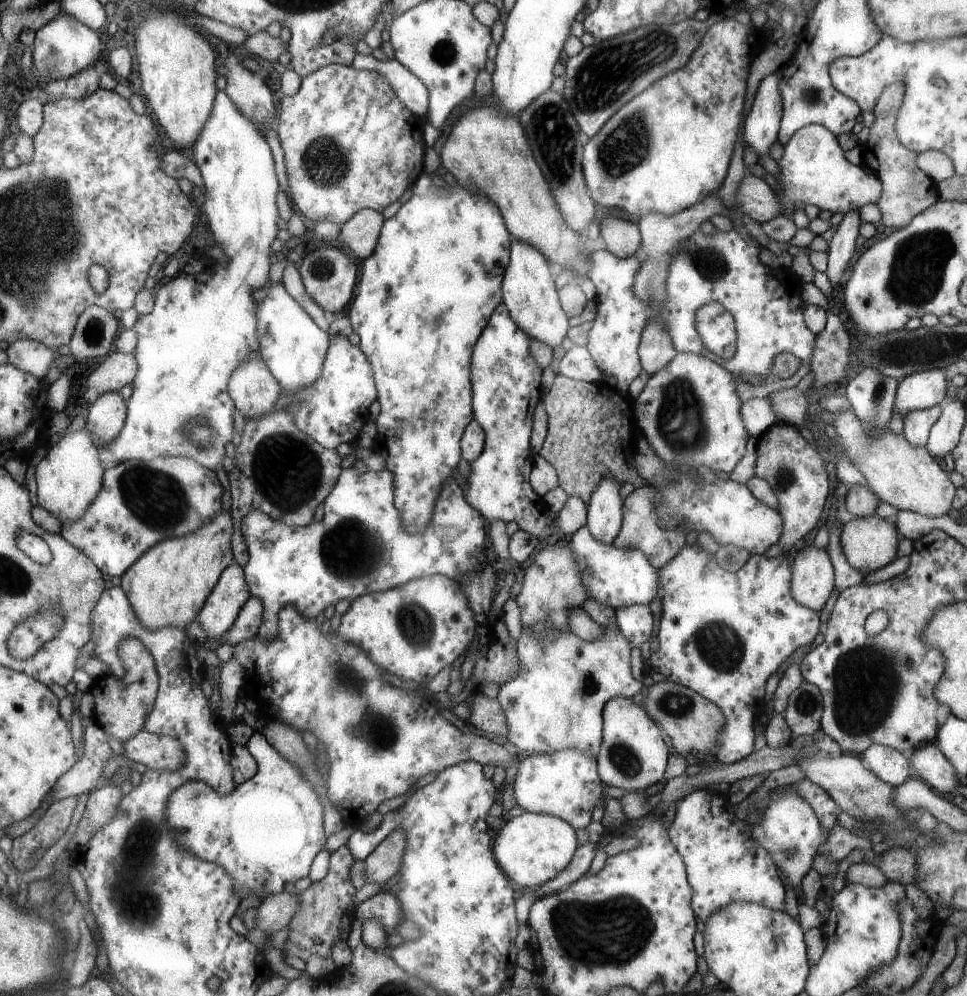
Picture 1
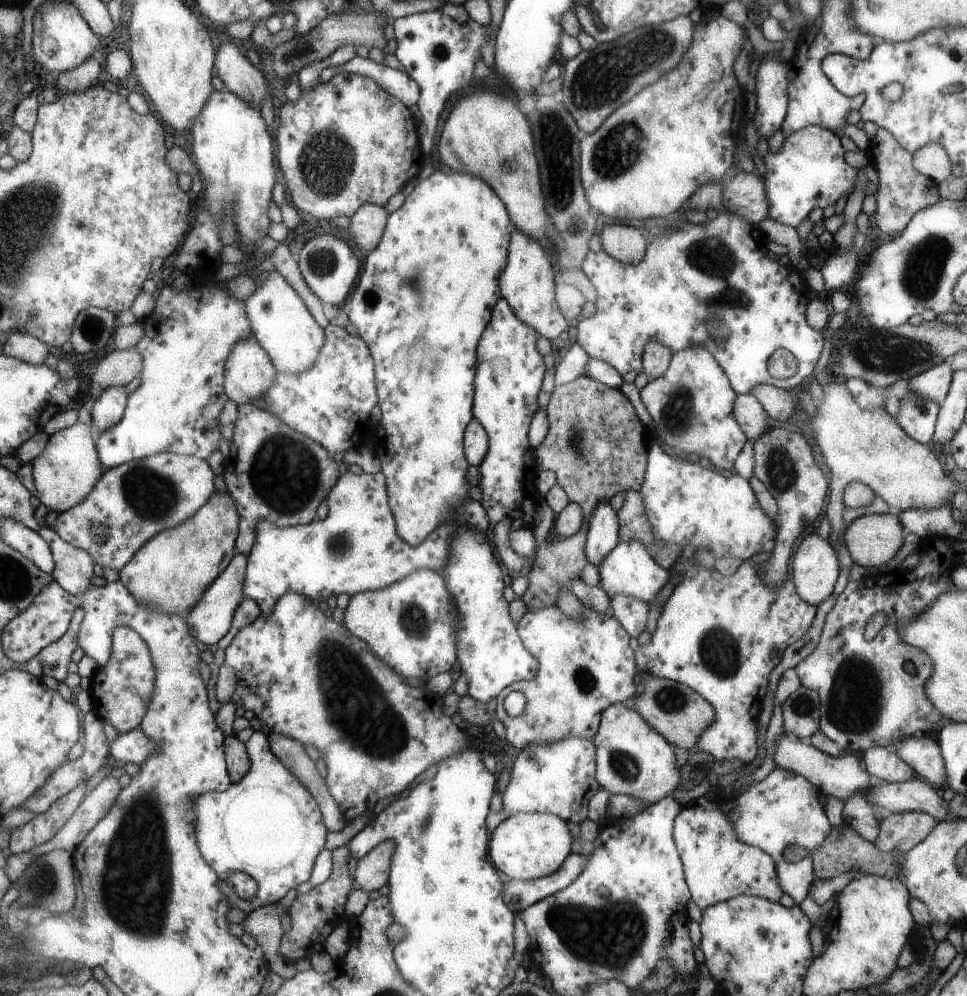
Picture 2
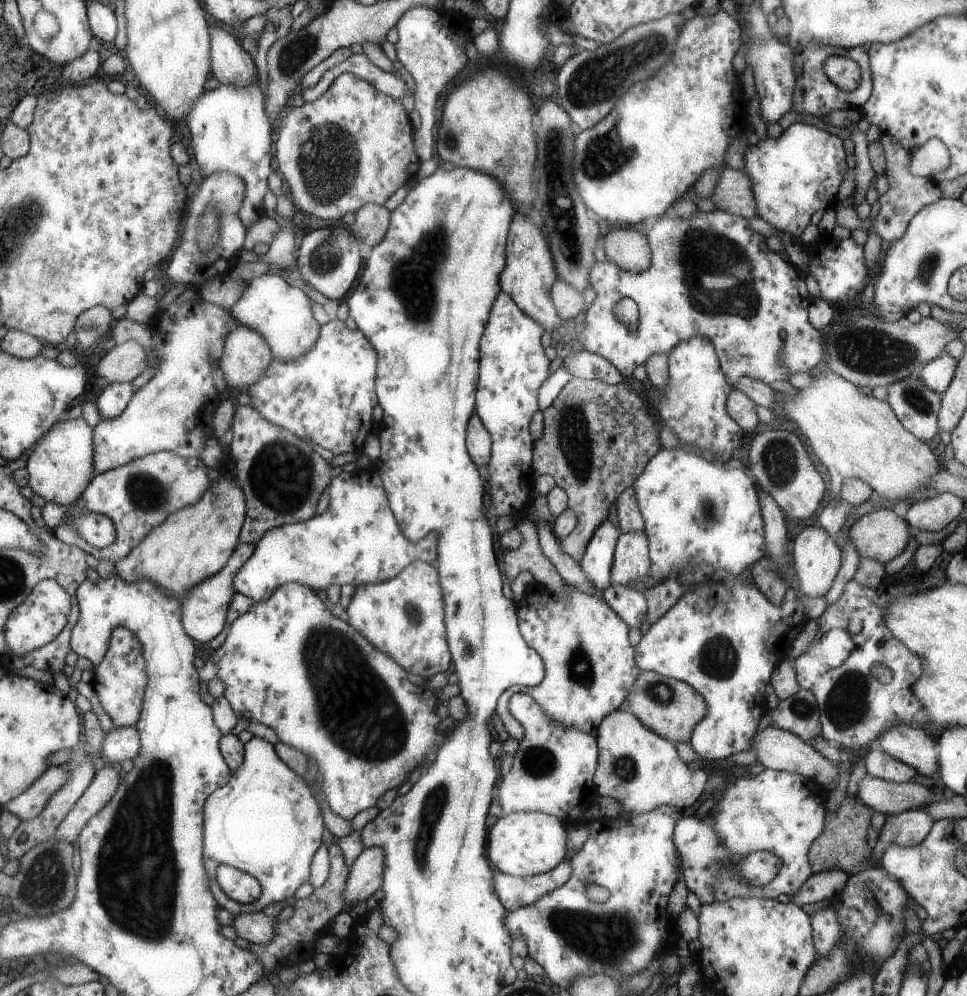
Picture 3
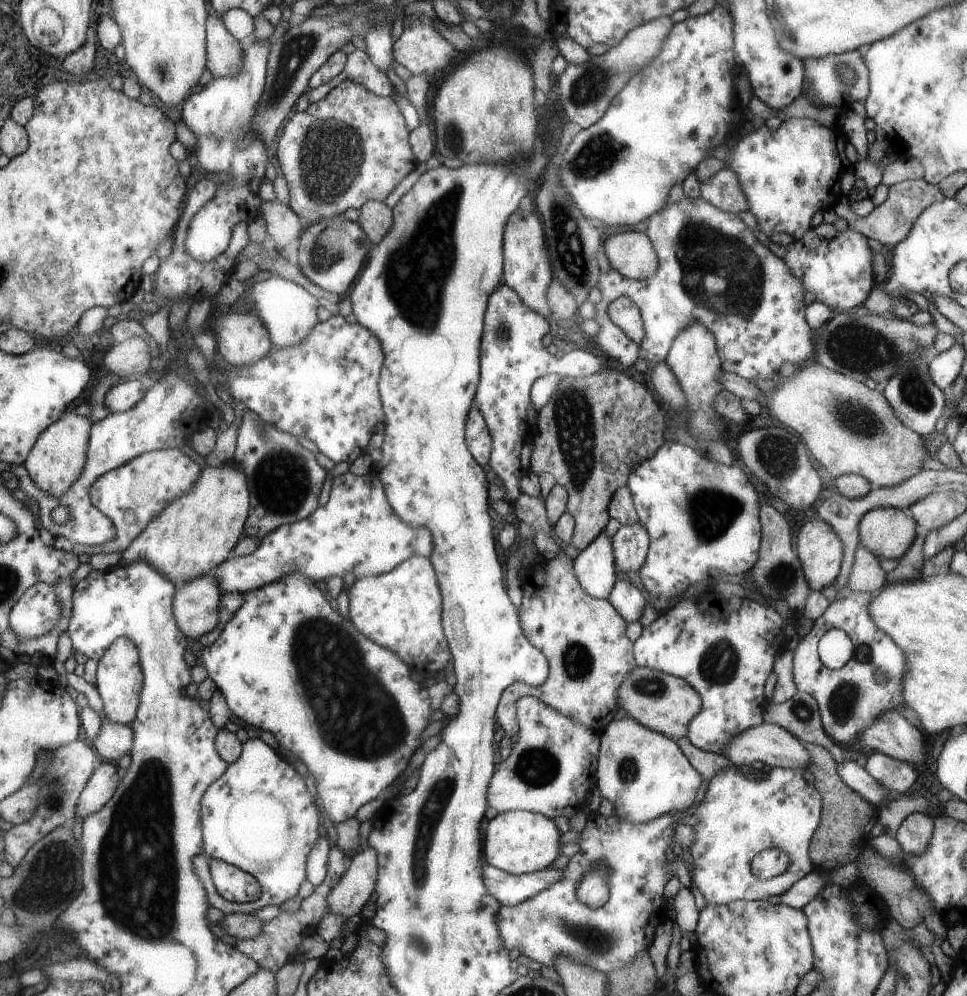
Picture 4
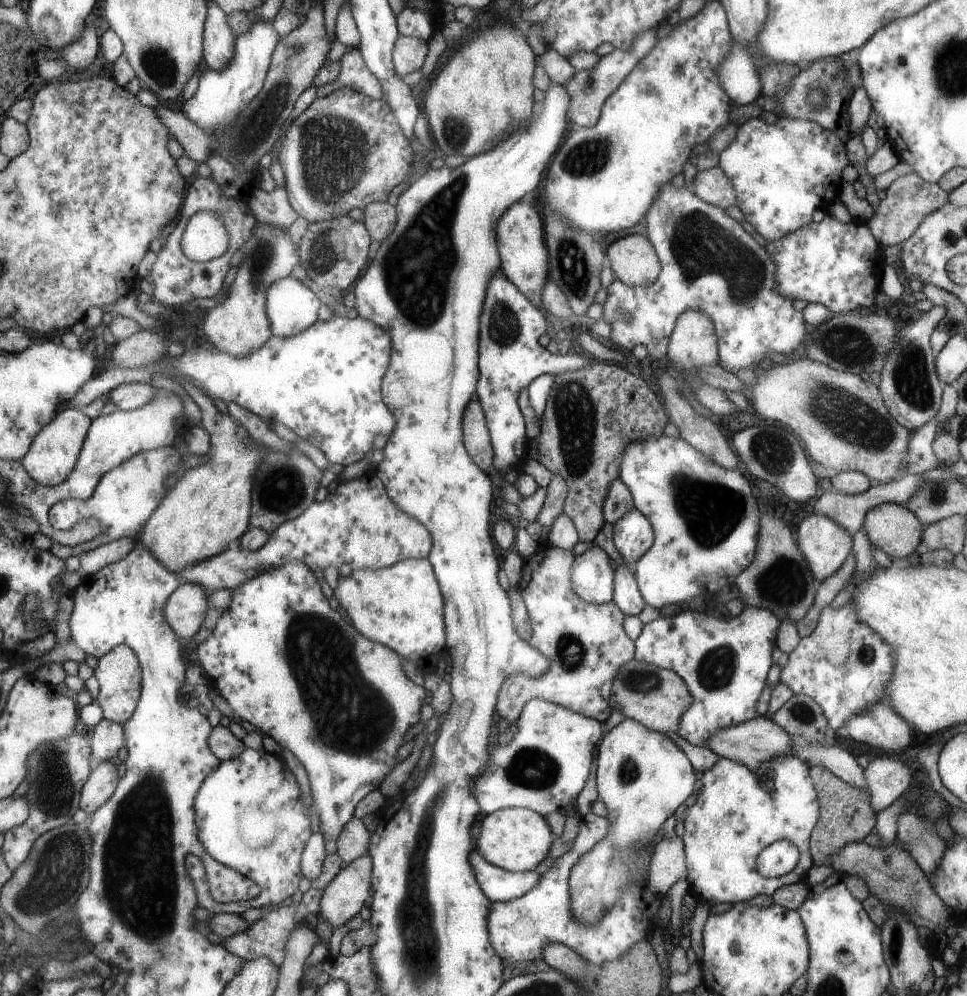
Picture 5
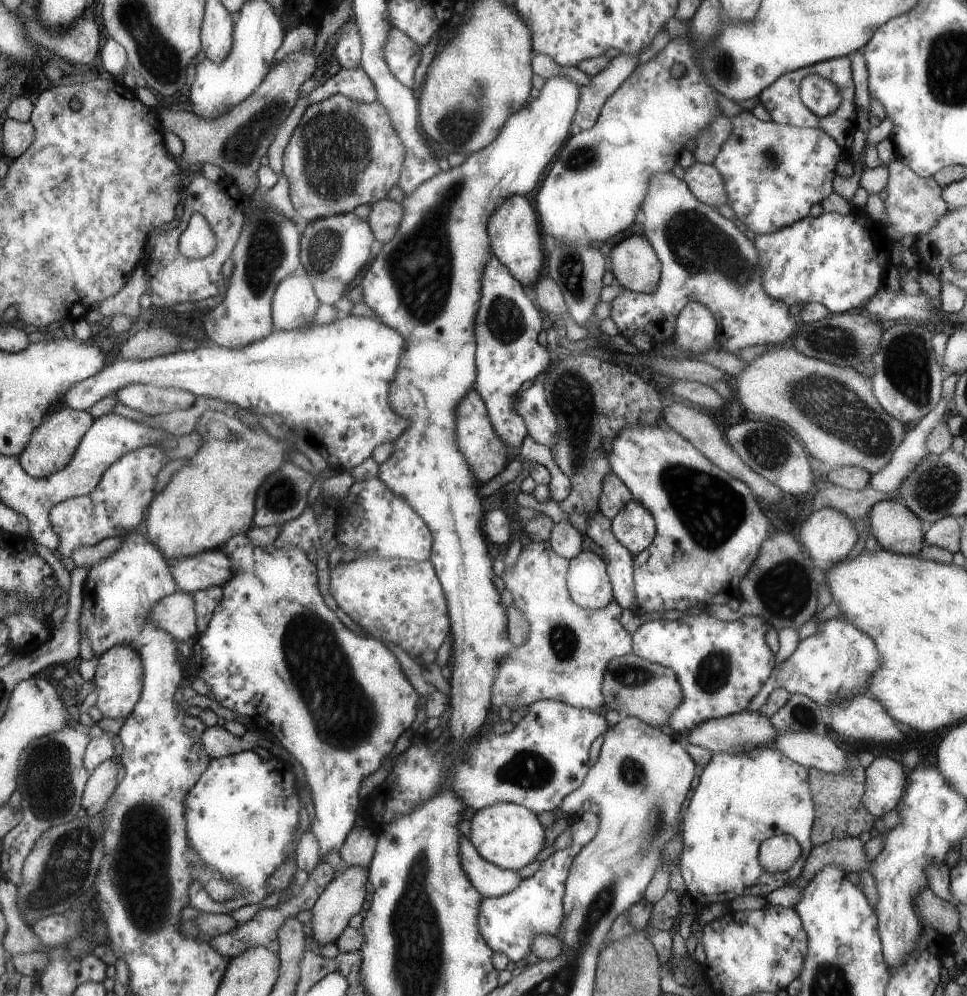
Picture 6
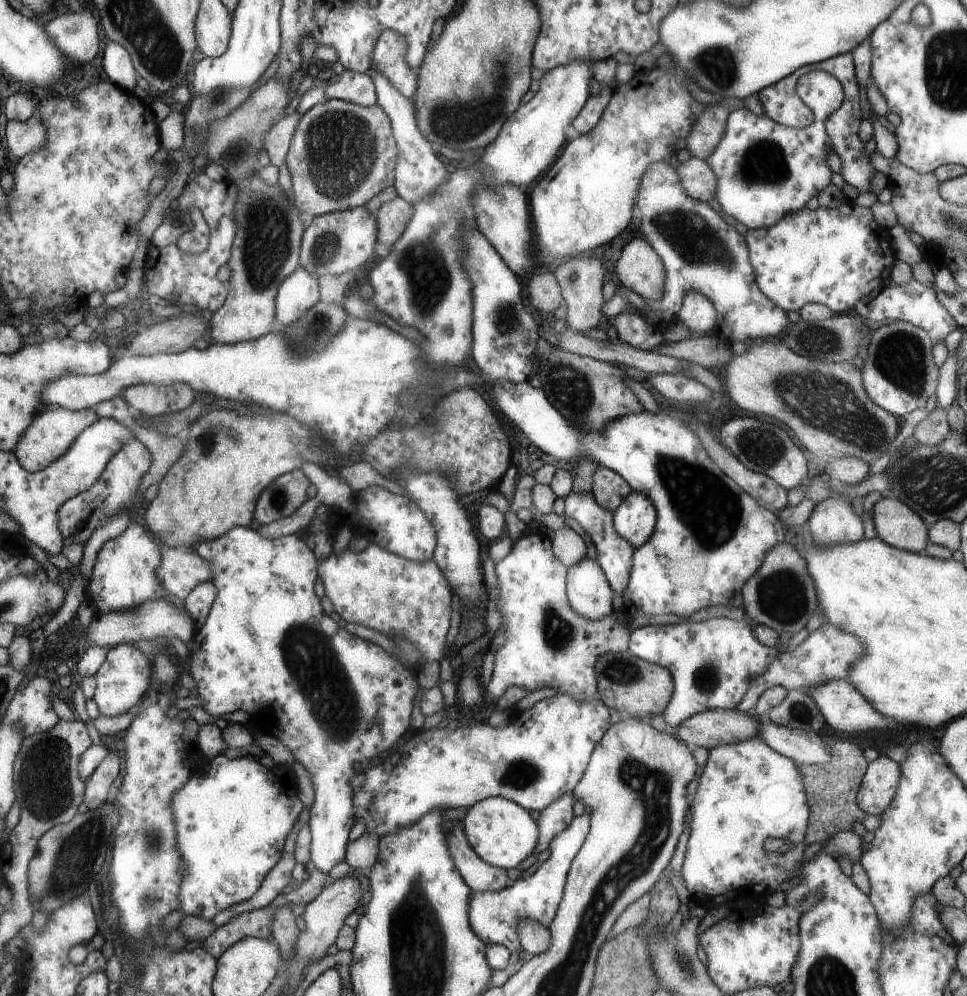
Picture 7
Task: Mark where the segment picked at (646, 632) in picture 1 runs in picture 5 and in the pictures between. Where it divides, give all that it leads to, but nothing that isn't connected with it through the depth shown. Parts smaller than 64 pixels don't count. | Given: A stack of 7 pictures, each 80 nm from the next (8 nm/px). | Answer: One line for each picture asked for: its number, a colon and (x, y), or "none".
2: (631, 613)
3: (629, 604)
4: (629, 602)
5: (626, 594)

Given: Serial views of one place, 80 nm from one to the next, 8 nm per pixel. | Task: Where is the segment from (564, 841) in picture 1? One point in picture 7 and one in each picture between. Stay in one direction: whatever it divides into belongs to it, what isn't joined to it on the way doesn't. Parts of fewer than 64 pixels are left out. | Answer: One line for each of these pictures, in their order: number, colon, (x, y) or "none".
2: (528, 845)
3: (521, 844)
4: (517, 842)
5: (514, 839)
6: (507, 835)
7: (501, 833)

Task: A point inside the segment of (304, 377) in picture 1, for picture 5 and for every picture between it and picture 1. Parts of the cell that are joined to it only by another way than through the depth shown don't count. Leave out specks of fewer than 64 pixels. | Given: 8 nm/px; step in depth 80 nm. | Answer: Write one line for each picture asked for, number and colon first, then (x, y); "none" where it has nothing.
2: (280, 320)
3: (284, 315)
4: (290, 312)
5: (293, 307)

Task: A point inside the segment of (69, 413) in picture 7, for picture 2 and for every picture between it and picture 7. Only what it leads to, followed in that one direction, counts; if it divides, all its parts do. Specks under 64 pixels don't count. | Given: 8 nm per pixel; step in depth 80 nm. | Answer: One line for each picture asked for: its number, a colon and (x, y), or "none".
2: (65, 473)
3: (61, 467)
4: (58, 459)
5: (53, 456)
6: (53, 445)

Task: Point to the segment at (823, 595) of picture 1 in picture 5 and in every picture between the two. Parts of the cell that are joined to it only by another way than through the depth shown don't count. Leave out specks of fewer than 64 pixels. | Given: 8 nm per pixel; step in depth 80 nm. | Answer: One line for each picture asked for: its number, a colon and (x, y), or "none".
2: (814, 567)
3: (816, 559)
4: (819, 550)
5: (824, 544)

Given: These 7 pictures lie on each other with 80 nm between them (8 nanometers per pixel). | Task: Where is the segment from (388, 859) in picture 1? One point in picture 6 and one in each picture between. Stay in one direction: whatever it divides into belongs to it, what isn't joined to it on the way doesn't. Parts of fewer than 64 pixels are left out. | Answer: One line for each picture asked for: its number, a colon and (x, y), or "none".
2: (372, 872)
3: (366, 876)
4: (355, 889)
5: (345, 897)
6: (345, 897)

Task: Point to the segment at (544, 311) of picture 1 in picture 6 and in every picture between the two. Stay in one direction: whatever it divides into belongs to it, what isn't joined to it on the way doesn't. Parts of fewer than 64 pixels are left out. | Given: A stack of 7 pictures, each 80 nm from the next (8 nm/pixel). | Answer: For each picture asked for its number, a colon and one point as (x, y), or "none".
2: (526, 283)
3: (528, 276)
4: (526, 269)
5: (519, 236)
6: (512, 227)

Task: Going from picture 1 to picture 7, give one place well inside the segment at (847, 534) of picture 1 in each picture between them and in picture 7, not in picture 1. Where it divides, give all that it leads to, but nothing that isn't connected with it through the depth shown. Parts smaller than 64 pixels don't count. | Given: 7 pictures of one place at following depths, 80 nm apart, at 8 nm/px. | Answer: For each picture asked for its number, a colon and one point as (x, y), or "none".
2: (872, 540)
3: (879, 535)
4: (886, 532)
5: (893, 529)
6: (895, 527)
7: (896, 524)

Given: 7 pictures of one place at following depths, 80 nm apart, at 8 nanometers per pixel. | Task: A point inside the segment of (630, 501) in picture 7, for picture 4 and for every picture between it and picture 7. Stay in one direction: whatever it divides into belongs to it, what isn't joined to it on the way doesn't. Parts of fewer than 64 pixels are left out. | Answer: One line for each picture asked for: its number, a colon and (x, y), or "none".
4: (630, 543)
5: (632, 537)
6: (633, 526)

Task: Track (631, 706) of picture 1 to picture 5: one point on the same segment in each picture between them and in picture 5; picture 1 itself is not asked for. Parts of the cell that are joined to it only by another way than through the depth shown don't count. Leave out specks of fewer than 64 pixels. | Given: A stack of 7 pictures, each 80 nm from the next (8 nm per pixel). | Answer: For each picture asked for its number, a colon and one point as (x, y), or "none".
2: (632, 759)
3: (638, 768)
4: (643, 773)
5: (641, 776)

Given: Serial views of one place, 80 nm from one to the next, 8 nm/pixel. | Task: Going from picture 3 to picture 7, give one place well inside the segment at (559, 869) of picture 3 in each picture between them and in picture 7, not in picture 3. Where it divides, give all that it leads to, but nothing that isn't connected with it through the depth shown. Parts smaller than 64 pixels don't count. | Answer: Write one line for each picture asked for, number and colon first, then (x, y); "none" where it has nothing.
4: (509, 890)
5: (499, 885)
6: (491, 881)
7: (479, 876)

